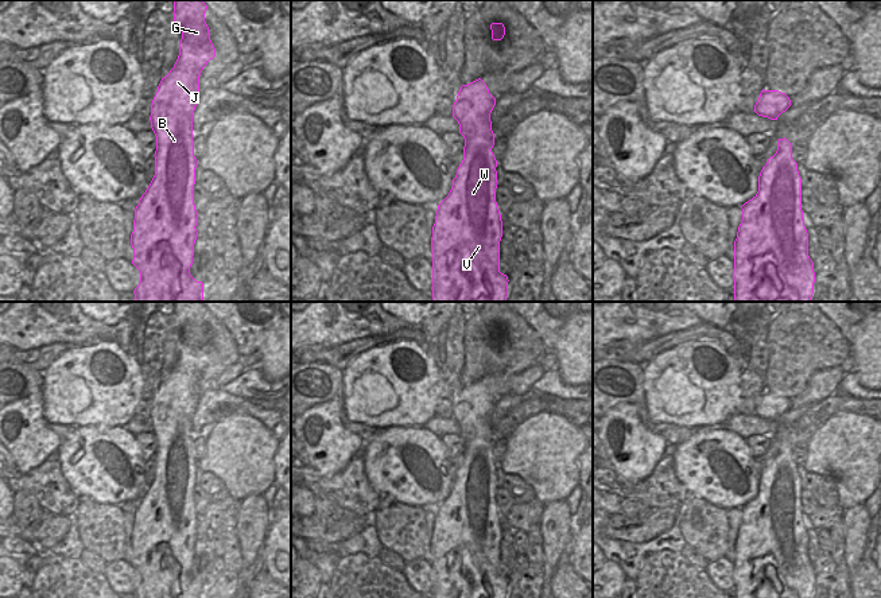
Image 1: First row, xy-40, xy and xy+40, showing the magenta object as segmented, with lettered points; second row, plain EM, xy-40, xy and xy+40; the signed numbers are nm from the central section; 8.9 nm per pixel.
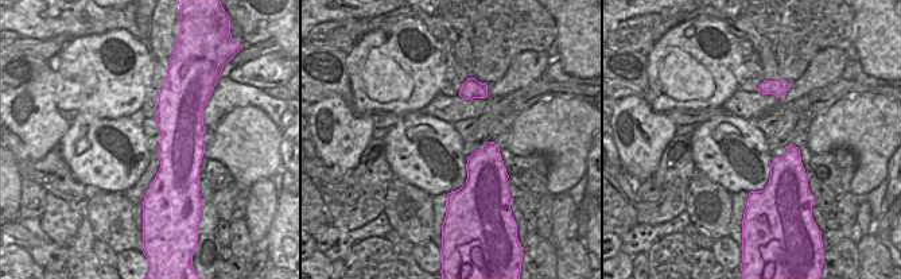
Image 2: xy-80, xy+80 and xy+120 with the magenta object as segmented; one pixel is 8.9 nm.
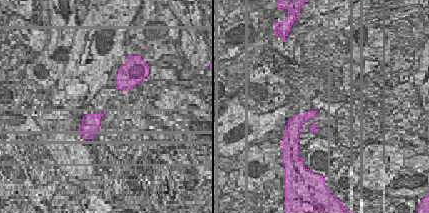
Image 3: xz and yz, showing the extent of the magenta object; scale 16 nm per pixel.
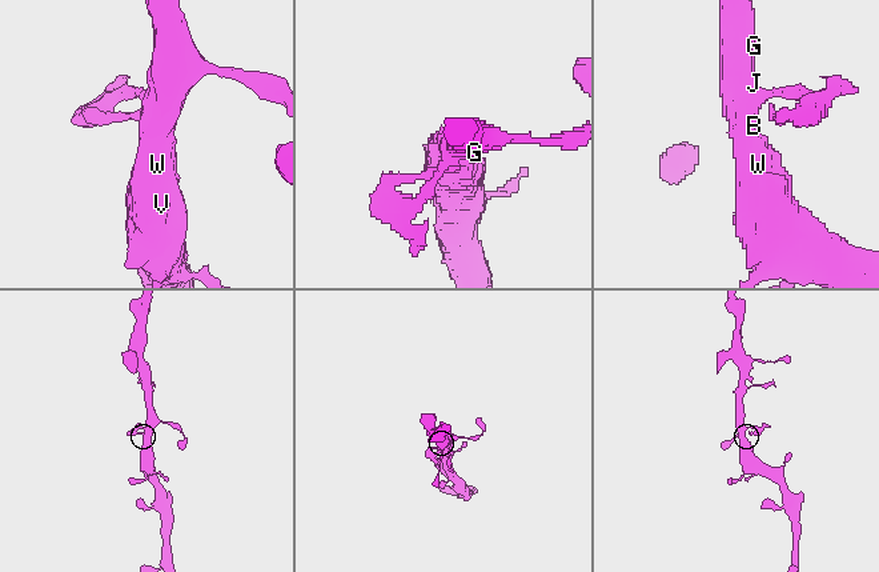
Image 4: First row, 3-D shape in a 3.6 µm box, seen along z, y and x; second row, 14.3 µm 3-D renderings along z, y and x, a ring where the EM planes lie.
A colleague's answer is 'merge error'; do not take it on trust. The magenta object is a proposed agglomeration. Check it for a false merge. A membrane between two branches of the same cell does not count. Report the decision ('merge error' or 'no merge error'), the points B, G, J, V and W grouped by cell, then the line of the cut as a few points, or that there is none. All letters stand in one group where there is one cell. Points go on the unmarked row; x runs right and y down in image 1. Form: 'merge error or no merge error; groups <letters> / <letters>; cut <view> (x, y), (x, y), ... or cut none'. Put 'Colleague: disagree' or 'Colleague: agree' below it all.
no merge error; groups B G J V W; cut none
Colleague: disagree

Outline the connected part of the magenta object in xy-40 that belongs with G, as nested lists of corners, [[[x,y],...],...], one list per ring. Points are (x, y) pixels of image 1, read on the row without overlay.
[[[174,302],[174,327],[182,333],[179,357],[170,372],[162,380],[151,407],[151,430],[156,438],[155,477],[141,497],[135,510],[133,533],[131,547],[133,550],[132,566],[140,574],[140,585],[135,590],[135,598],[203,598],[203,585],[190,576],[194,545],[198,539],[195,531],[198,513],[194,506],[195,469],[194,458],[193,415],[199,401],[199,377],[210,361],[216,358],[216,350],[210,342],[209,329],[205,323],[207,307],[202,302]]]

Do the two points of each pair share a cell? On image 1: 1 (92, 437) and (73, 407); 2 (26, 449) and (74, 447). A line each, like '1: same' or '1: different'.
1: different
2: different

